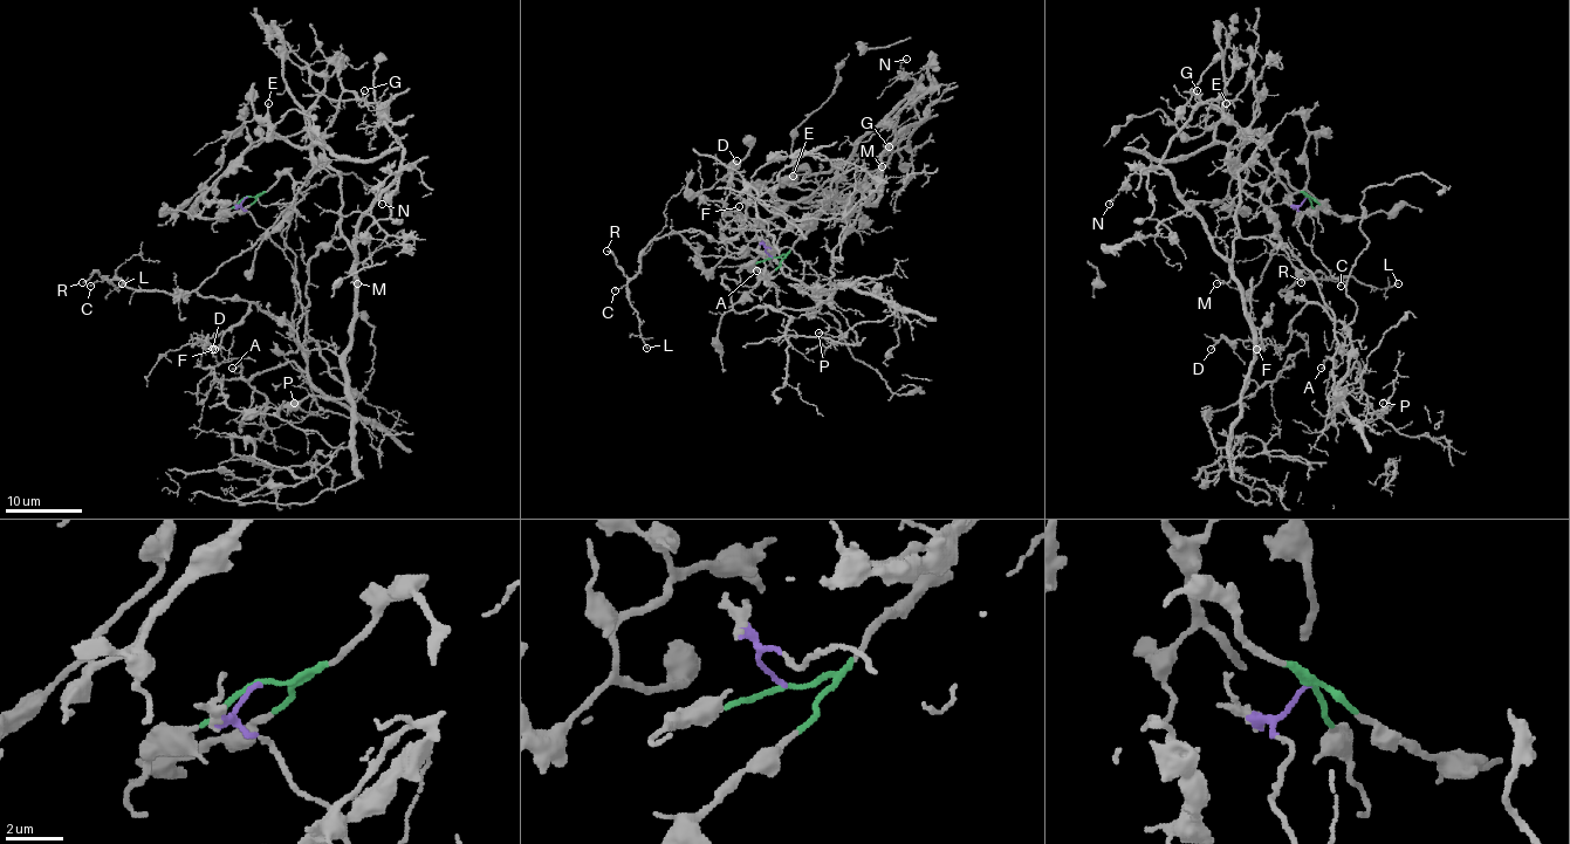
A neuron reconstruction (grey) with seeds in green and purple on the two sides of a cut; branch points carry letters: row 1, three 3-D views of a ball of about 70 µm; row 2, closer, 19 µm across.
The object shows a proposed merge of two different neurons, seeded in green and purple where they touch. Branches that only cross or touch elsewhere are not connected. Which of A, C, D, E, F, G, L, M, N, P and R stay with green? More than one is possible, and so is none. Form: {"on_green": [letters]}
{"on_green": ["E", "G", "M", "N"]}

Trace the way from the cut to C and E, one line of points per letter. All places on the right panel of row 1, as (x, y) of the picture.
C: (1307, 196), (1298, 231), (1344, 285), (1356, 315), (1346, 324), (1280, 292), (1298, 279), (1341, 286)
E: (1307, 196), (1283, 175), (1272, 173), (1253, 185), (1239, 180), (1229, 170), (1229, 150), (1243, 141), (1226, 102)

